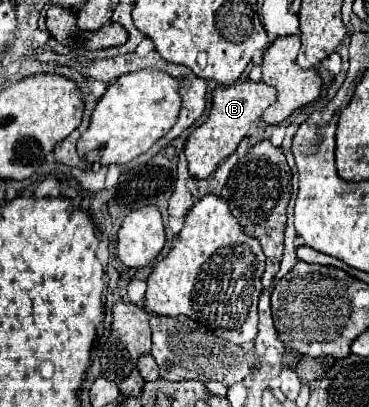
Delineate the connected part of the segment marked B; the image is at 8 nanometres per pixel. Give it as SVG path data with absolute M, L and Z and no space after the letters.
M239 81L229 87L217 87L213 91L213 107L209 113L209 119L191 131L185 143L185 155L189 163L189 173L195 179L207 179L215 173L219 163L227 159L231 153L235 153L241 139L247 135L251 123L261 121L263 111L275 101L277 93L275 87L269 87L267 83L259 81Z

